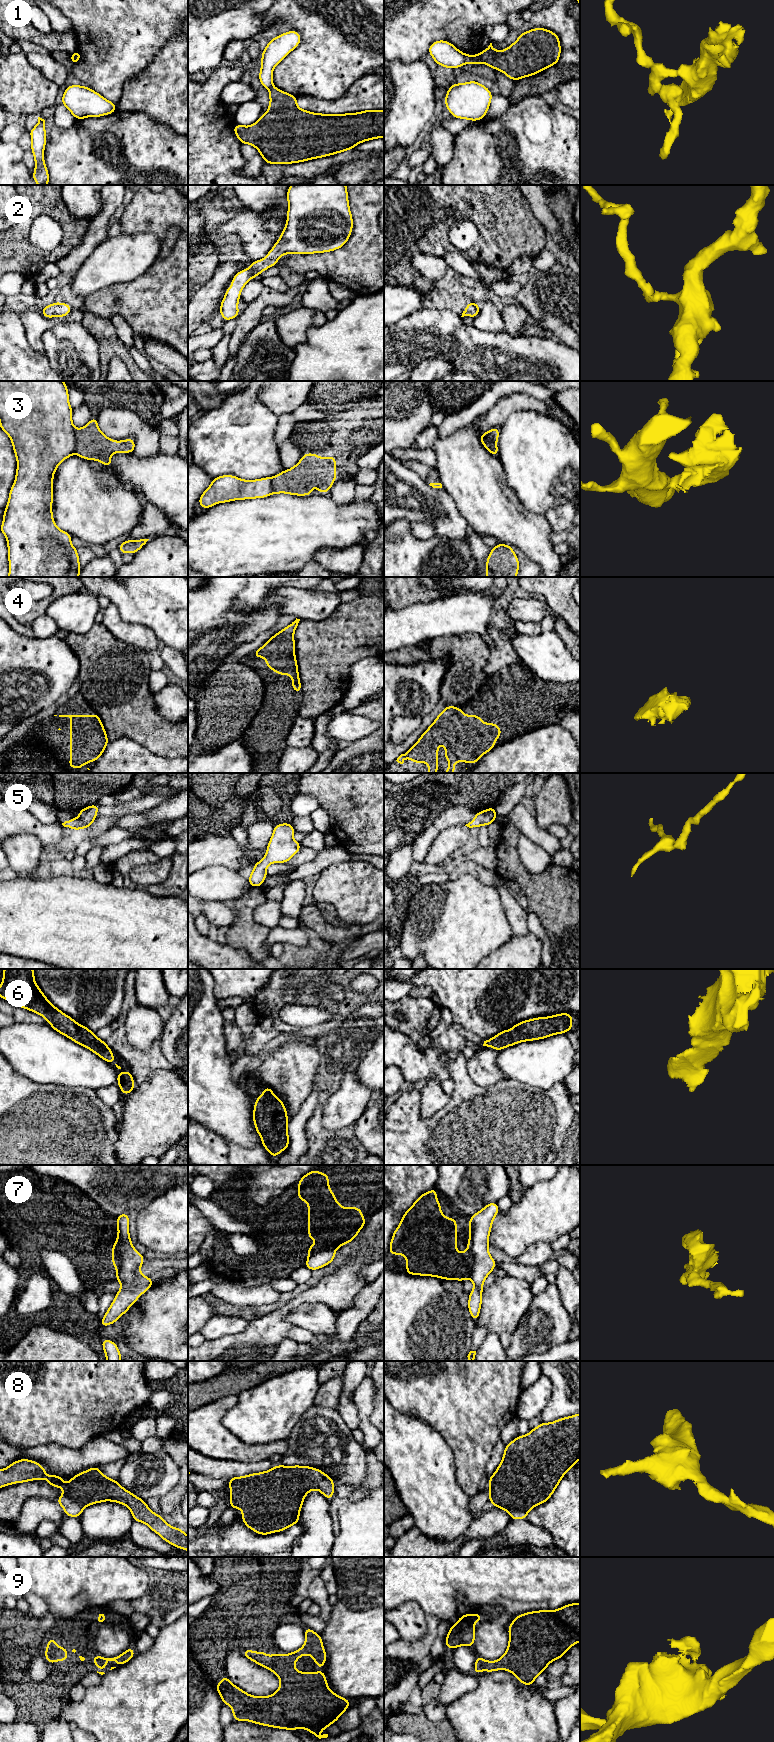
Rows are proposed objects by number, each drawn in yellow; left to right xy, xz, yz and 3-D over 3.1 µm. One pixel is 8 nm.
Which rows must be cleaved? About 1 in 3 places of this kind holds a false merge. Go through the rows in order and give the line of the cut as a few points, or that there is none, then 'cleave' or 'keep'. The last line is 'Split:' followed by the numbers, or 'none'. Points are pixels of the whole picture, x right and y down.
1: cut in yz along (479, 53), (482, 62); cleave
2: no cut; keep
3: cut in xy along (74, 429), (75, 452); cleave
4: no cut; keep
5: no cut; keep
6: no cut; keep
7: cut in yz along (470, 1219), (473, 1267), (469, 1276); cleave
8: no cut; keep
9: no cut; keep
Split: 1, 3, 7

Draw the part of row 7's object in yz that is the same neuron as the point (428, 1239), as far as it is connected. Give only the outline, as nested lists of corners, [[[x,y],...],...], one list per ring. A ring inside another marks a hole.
[[[437,1188],[423,1193],[404,1213],[389,1247],[391,1255],[406,1256],[406,1273],[463,1282],[470,1277],[472,1224],[468,1223],[468,1250],[457,1253],[457,1220],[446,1218],[437,1201]]]

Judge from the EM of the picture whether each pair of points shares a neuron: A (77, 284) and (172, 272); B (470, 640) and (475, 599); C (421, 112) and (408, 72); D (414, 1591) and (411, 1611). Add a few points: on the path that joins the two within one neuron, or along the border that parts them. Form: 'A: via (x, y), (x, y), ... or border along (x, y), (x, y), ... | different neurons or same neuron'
A: border along (156, 259), (145, 272), (135, 279), (118, 284) | different neurons
B: border along (474, 633), (462, 634) | different neurons
C: via (411, 102), (408, 99), (408, 82) | same neuron
D: border along (394, 1607), (406, 1601), (415, 1601), (425, 1615) | different neurons

